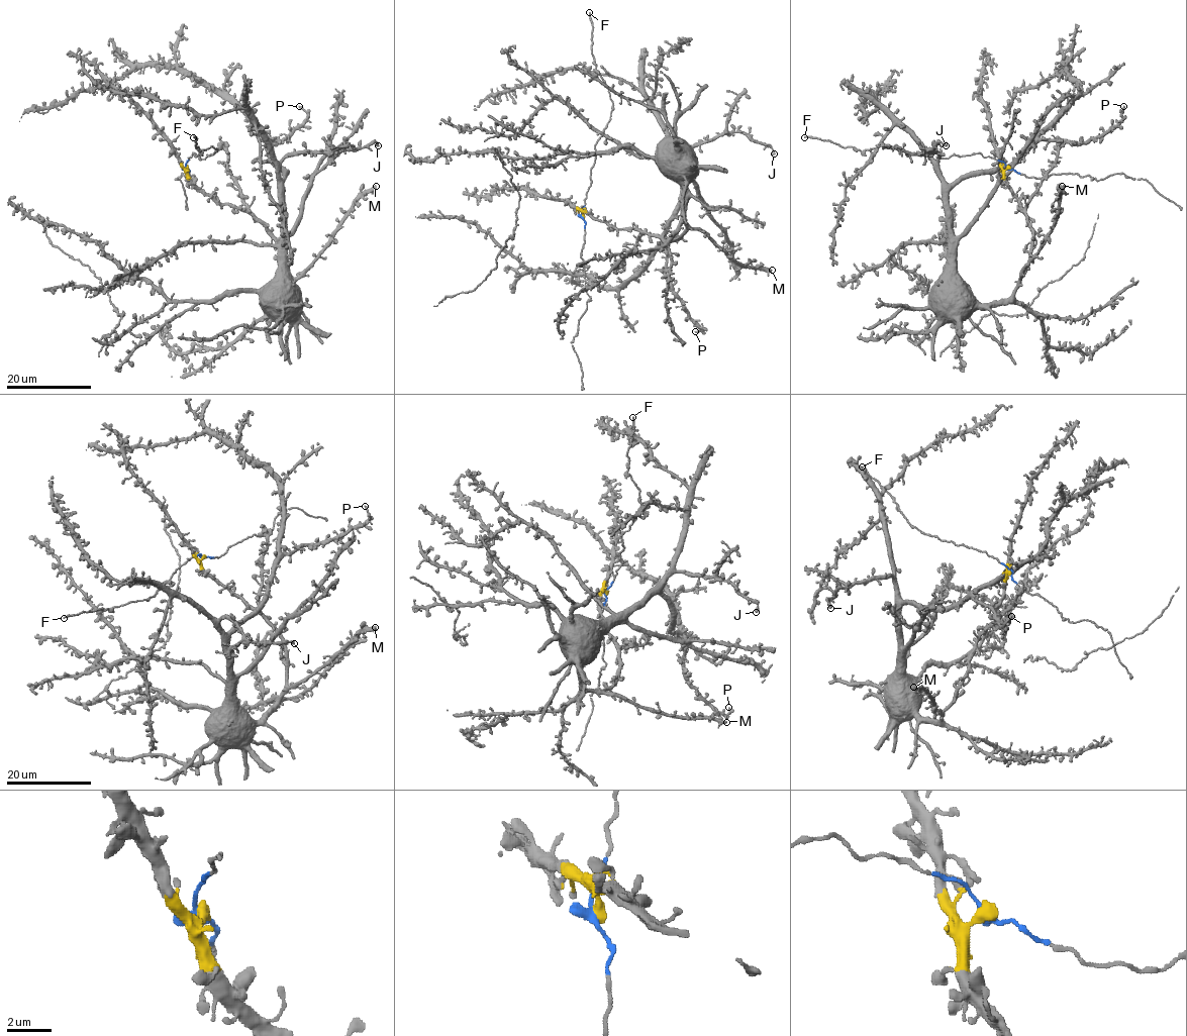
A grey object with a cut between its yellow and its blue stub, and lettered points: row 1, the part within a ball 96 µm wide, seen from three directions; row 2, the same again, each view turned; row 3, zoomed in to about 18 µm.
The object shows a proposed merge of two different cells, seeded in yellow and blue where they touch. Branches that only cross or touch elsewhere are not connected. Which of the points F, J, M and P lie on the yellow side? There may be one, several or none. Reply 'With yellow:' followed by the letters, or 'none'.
With yellow: J, M, P

